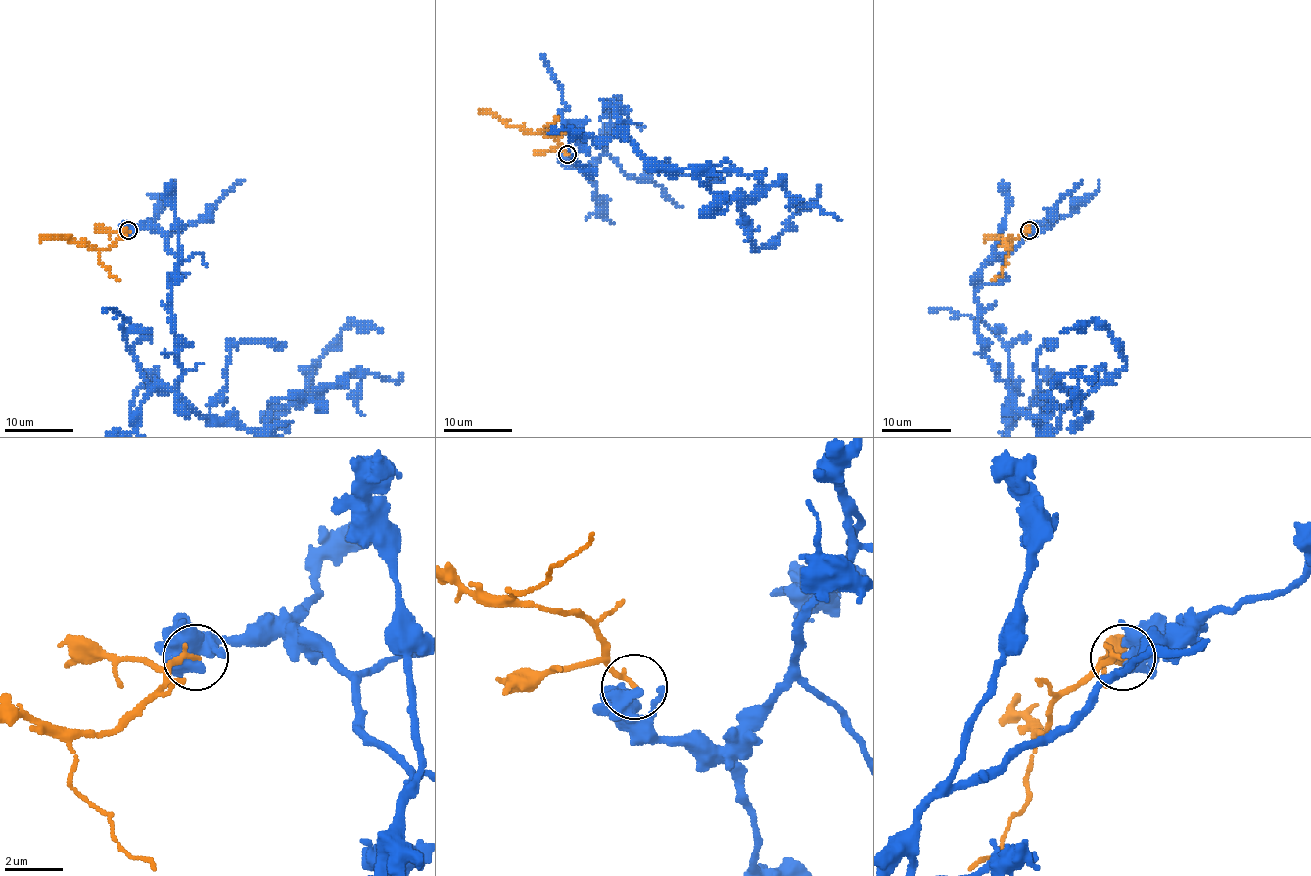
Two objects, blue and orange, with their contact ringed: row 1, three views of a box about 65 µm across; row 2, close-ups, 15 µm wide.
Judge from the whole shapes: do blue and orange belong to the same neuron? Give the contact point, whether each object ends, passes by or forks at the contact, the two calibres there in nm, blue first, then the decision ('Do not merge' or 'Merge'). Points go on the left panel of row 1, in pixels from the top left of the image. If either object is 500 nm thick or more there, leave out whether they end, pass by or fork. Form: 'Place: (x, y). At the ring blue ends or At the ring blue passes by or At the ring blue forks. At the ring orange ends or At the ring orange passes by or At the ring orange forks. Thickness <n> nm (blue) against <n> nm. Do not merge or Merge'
Place: (128, 230). At the ring blue forks. At the ring orange ends. Thickness 360 nm (blue) against 200 nm. Do not merge

